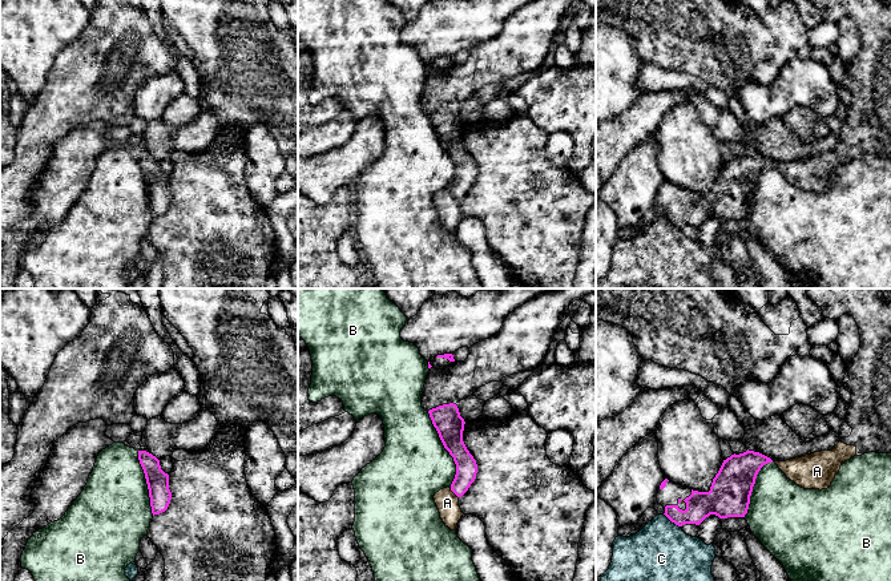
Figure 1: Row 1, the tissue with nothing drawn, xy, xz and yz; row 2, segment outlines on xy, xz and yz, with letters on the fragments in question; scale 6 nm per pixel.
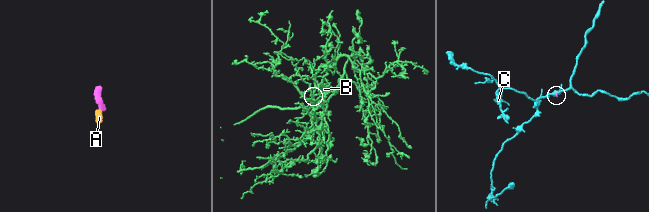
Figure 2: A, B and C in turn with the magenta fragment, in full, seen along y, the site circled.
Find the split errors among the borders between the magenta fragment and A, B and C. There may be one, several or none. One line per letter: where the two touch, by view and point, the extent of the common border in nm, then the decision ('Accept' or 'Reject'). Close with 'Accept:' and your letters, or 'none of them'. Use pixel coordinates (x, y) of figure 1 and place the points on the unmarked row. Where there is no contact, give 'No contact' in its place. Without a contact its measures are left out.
A: Touches magenta at xz (454, 194). Shared border 80 nm. Accept
B: Touches magenta at xz (446, 150). Shared border 480 nm. Reject
C: Touches magenta at yz (672, 224). Shared border 130 nm. Reject
Accept: A

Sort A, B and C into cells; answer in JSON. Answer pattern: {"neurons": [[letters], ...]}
{"neurons": [["A"], ["B"], ["C"]]}

